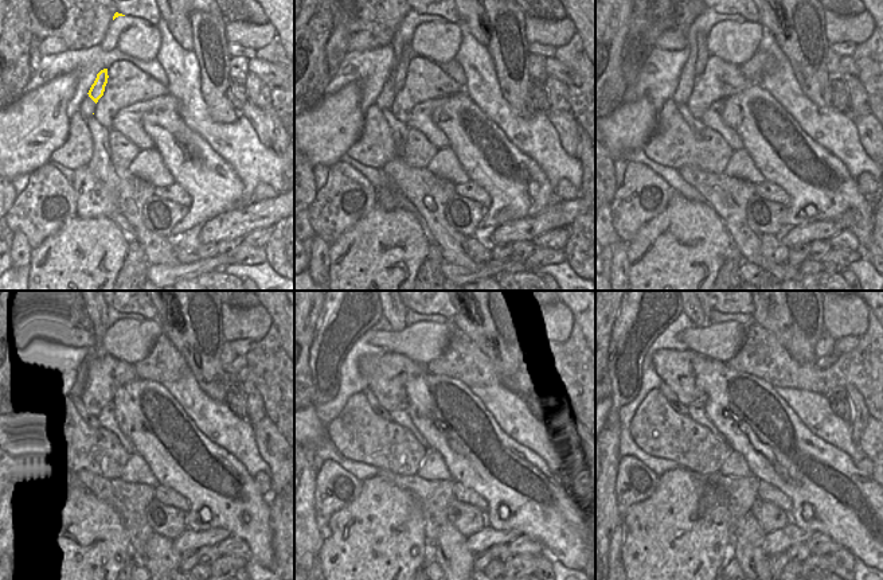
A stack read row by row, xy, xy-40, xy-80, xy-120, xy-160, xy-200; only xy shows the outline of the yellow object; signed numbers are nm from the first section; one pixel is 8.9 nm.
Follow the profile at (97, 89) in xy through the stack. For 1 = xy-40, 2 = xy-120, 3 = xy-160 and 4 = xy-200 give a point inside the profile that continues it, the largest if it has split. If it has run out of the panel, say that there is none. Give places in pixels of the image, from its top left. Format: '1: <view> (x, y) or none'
1: xy-40 (402, 57)
2: xy-120 (98, 318)
3: xy-160 (399, 318)
4: xy-200 (699, 318)

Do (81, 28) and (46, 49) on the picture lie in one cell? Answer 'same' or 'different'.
different

